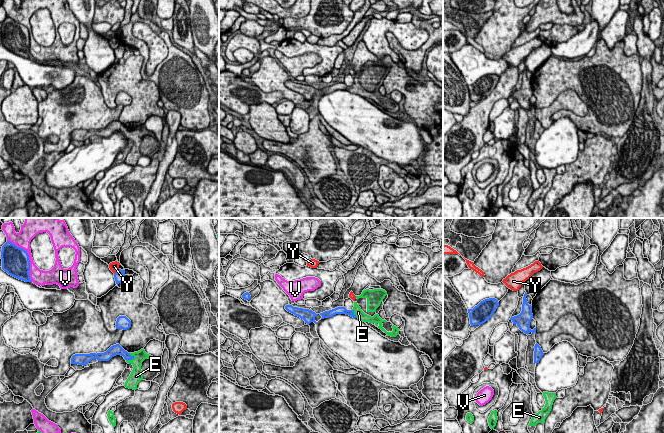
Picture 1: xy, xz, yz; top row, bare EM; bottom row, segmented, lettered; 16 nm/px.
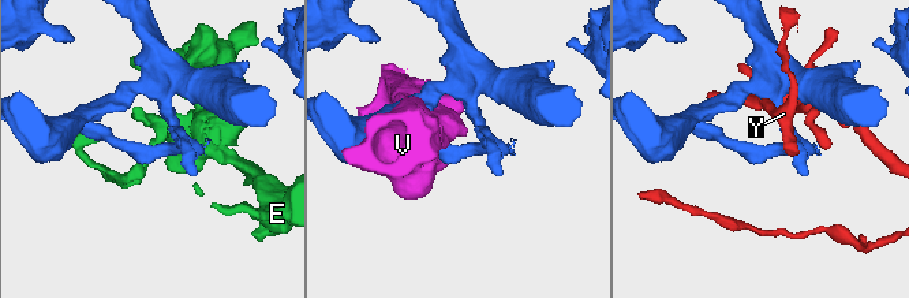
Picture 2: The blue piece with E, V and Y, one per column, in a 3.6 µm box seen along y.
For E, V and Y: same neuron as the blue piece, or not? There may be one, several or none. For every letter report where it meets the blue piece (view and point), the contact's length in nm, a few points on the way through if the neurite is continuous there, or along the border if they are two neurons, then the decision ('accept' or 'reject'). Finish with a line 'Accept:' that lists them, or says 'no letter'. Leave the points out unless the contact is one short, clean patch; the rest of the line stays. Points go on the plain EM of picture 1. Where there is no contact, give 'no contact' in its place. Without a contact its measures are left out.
E: meets blue in xy at (130, 135); contact 160 nm long; runs through xy (118, 126), (130, 135), (140, 132); accept
V: meets blue in xy at (28, 33); contact 800 nm long; reject
Y: meets blue in xy at (116, 48); contact 130 nm long; reject
Accept: E

